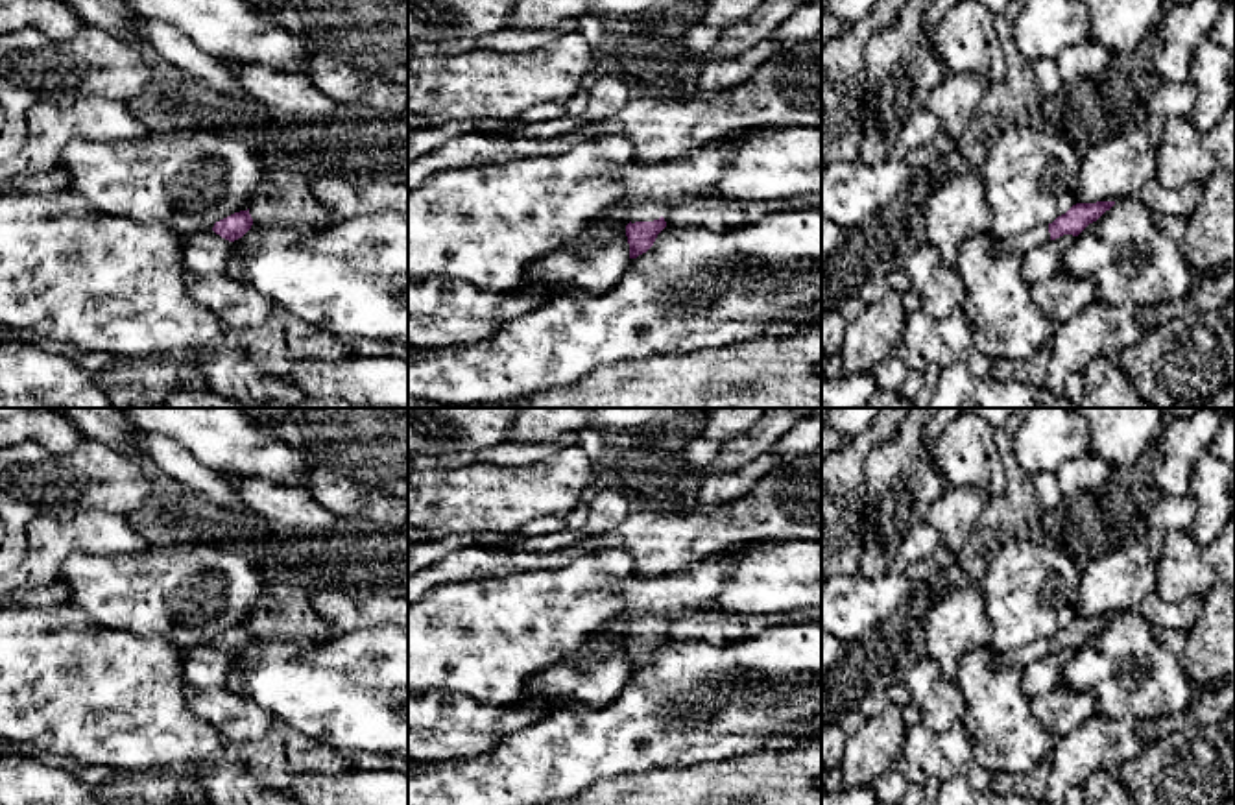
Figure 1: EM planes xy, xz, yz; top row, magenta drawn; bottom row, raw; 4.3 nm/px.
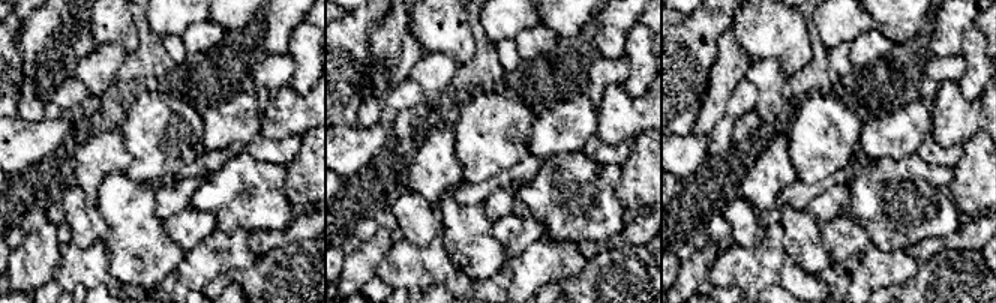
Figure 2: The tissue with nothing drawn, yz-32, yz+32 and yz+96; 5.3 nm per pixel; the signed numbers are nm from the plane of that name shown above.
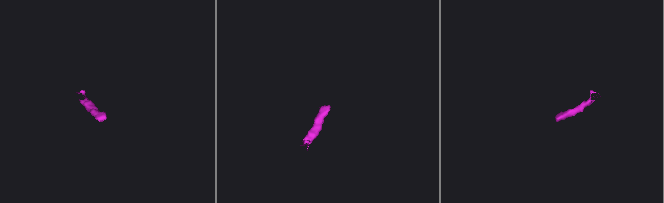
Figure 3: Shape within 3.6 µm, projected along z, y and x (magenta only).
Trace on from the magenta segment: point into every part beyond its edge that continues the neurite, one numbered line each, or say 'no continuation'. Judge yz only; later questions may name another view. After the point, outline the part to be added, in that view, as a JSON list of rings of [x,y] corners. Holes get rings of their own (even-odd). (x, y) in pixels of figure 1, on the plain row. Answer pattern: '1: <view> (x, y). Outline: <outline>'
1: yz (1040, 648). Outline: [[[1041,637],[1008,654],[1001,654],[995,661],[995,668],[997,670],[1008,670],[1015,667],[1025,668],[1028,663],[1047,657],[1047,655],[1050,655],[1049,639]]]

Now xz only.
1: xz (647, 624). Outline: [[[652,613],[637,617],[631,624],[629,624],[629,635],[653,635],[659,633],[663,630],[663,619],[655,617]]]

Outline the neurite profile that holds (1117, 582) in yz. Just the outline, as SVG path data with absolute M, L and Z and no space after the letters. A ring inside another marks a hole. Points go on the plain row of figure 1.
M1137 539L1098 559L1080 574L1078 617L1137 611L1157 591L1157 565L1146 539Z

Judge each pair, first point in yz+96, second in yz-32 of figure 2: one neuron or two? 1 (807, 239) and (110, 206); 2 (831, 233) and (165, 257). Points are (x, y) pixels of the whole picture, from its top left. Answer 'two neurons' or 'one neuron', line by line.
1: one neuron
2: two neurons

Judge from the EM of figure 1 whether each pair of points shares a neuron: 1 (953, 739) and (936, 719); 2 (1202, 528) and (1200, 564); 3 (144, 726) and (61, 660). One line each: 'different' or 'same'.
1: different
2: different
3: same

